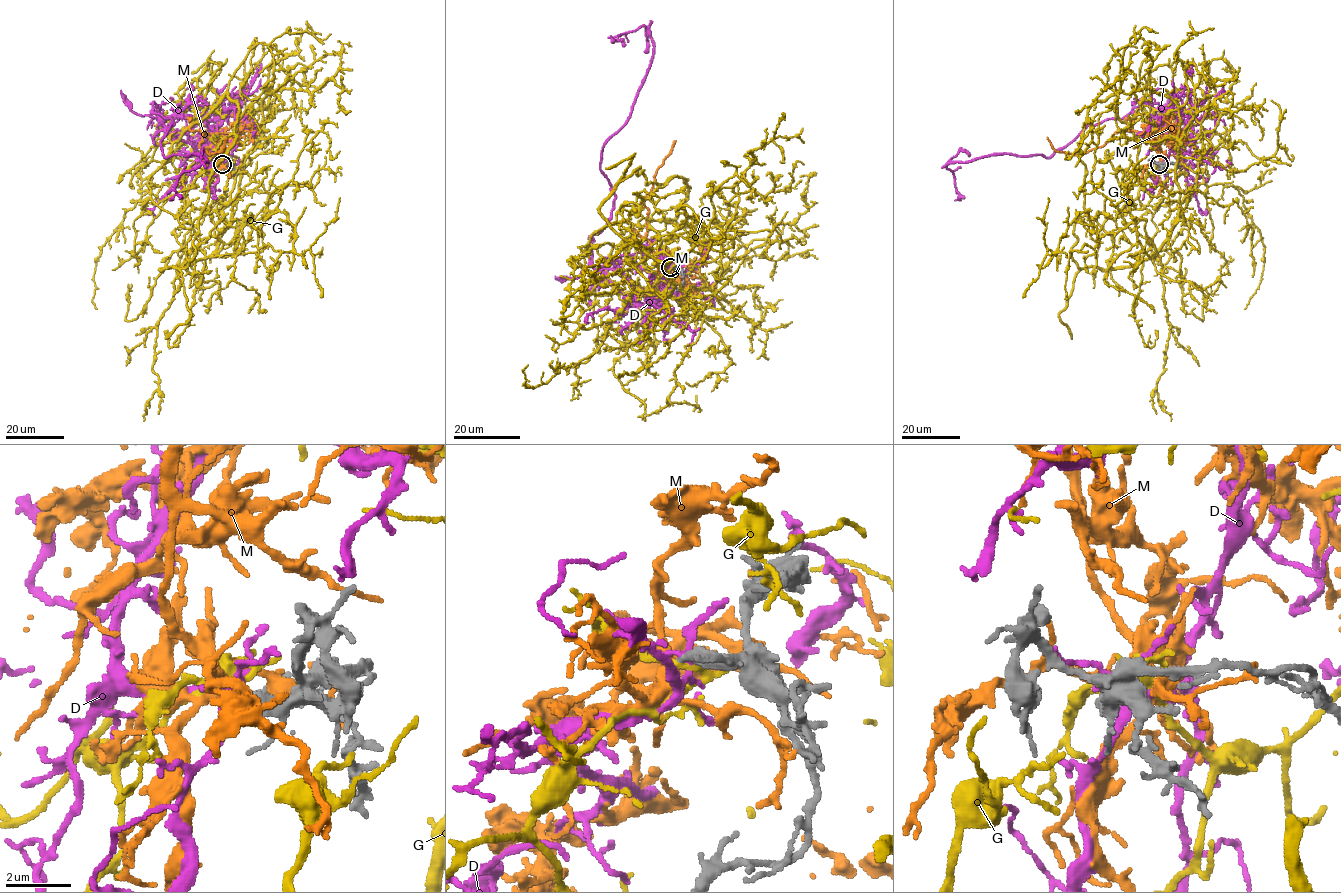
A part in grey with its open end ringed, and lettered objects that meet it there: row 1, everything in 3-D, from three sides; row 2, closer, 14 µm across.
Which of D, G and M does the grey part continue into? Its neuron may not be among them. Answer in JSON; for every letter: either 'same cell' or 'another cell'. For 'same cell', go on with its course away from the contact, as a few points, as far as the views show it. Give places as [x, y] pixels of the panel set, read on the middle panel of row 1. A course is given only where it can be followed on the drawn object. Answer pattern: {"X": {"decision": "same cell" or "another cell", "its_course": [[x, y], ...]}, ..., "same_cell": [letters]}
{"D": {"decision": "another cell"}, "G": {"decision": "another cell"}, "M": {"decision": "same cell", "its_course": [[670, 268], [663, 268], [664, 262], [646, 237], [648, 211], [644, 201], [656, 171], [675, 140]]}, "same_cell": ["M"]}

